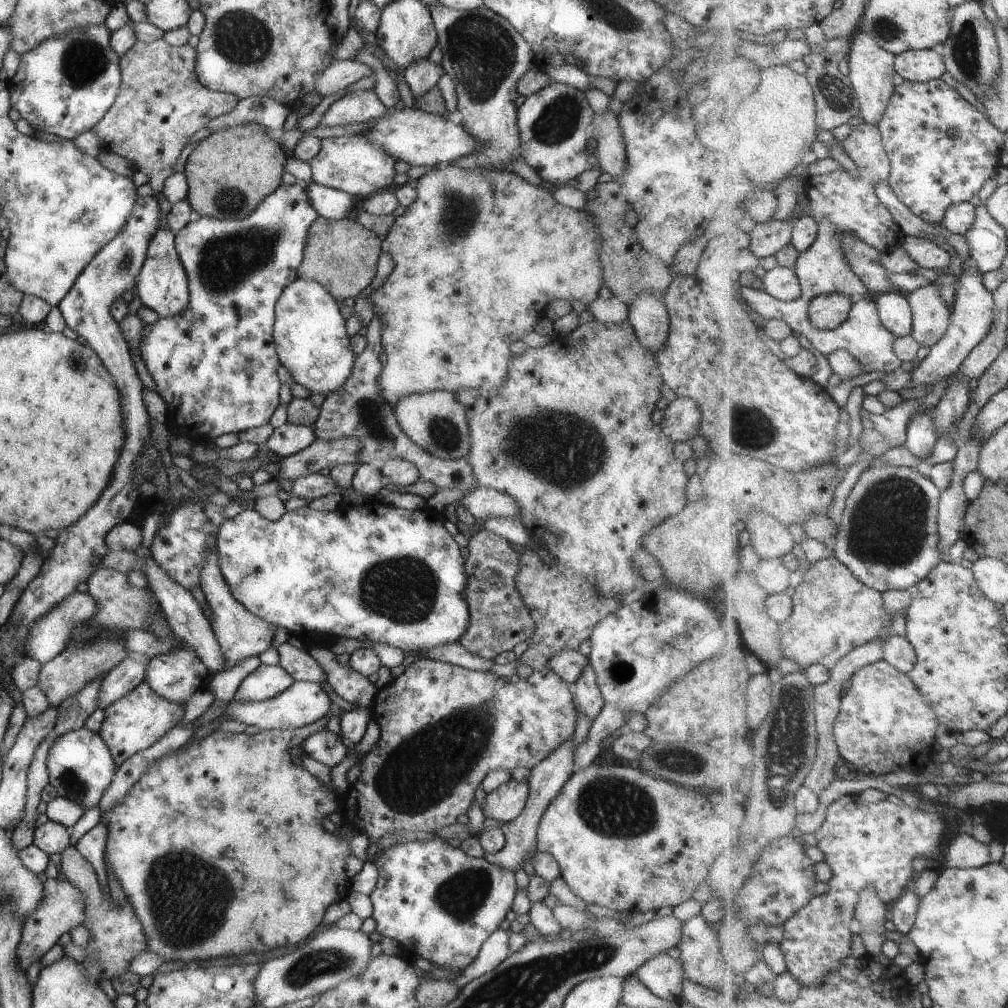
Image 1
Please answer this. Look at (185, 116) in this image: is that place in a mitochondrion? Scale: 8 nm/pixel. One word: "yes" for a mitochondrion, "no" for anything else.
no

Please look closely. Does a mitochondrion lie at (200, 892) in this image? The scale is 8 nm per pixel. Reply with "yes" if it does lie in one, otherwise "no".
yes

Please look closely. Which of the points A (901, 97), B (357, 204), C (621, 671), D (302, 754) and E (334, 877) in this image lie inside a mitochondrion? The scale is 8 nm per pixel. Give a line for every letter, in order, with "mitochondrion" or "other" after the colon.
A: other
B: other
C: mitochondrion
D: other
E: other

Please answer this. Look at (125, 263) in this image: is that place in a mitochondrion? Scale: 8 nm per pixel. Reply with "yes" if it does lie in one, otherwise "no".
yes

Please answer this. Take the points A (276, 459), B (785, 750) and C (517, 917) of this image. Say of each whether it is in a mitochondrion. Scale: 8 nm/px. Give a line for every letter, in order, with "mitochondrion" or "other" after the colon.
A: other
B: mitochondrion
C: other

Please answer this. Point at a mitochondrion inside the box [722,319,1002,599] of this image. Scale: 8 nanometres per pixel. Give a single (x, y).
(889, 526)

